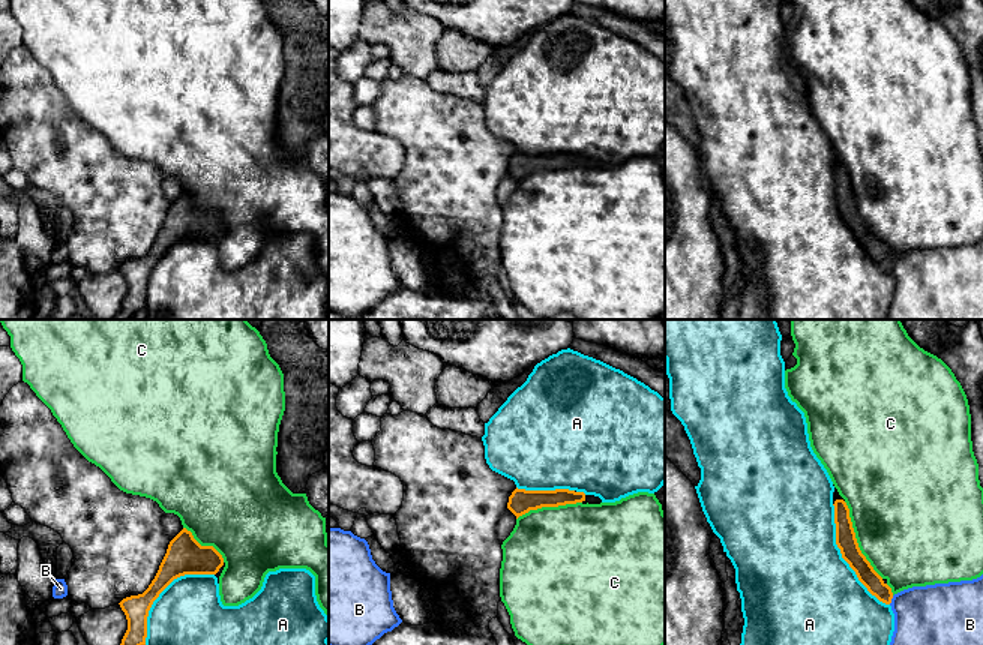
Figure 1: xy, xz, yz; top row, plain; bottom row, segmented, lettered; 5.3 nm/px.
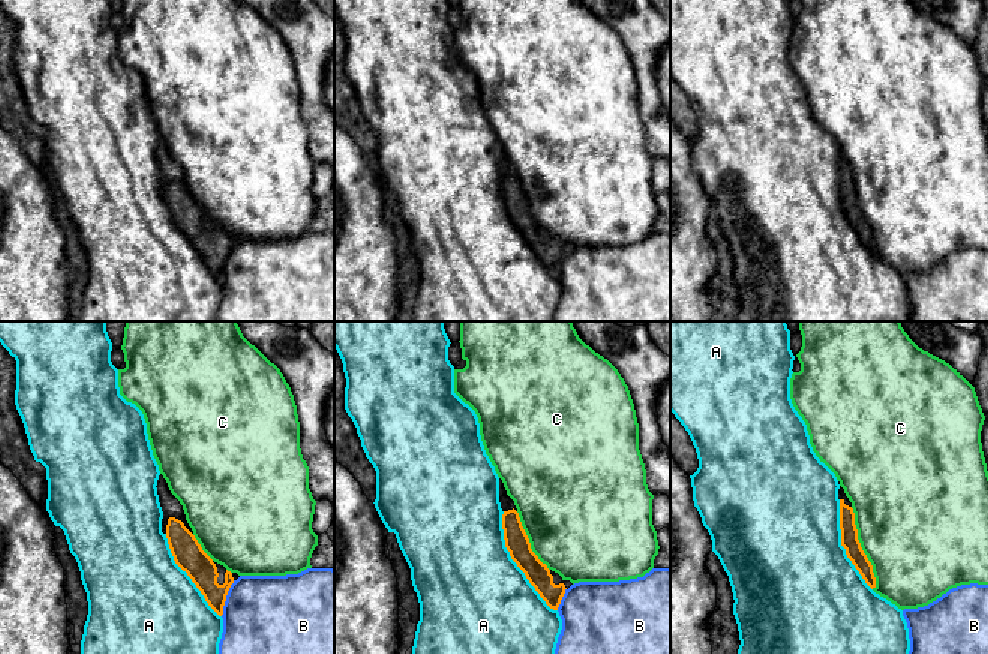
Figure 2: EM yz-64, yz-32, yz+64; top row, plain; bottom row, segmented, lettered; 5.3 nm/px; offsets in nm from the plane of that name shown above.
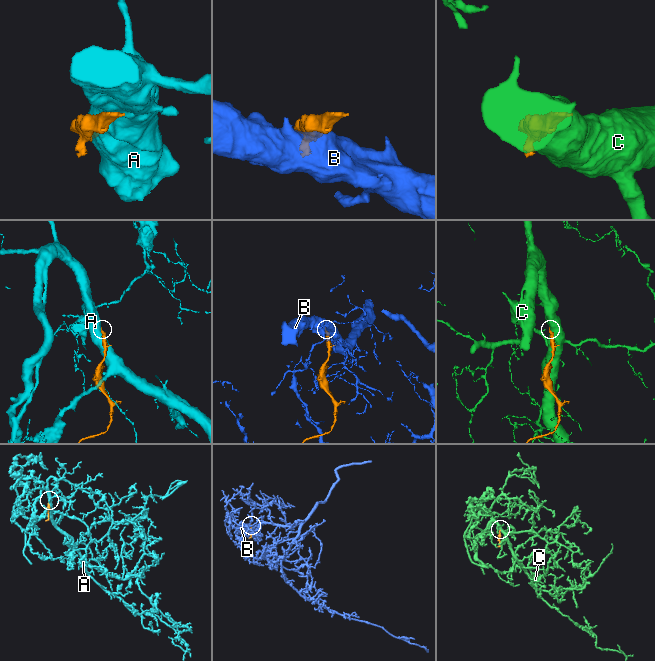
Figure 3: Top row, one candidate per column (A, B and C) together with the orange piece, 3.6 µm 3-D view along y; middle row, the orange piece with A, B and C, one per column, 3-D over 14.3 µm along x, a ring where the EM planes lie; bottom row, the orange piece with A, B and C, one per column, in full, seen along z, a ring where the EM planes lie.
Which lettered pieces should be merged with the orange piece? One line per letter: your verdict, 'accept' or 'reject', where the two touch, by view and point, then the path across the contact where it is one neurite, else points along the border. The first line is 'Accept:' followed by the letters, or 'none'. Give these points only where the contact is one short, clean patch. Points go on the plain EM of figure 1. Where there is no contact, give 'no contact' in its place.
Accept: none
A: reject; meets orange in yz at (842, 221)
B: reject; meets orange in yz at (890, 264)
C: reject; meets orange in yz at (856, 204)

